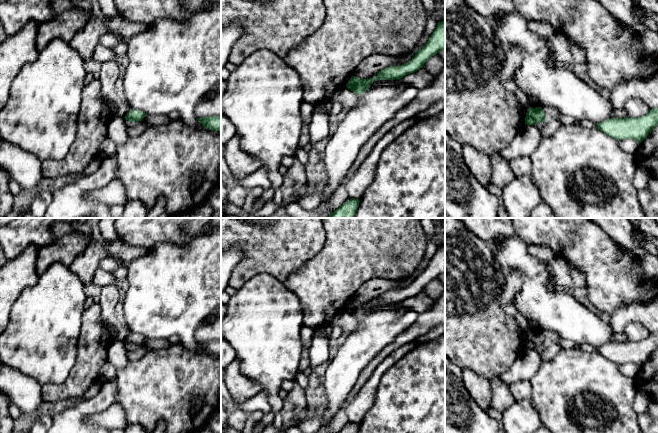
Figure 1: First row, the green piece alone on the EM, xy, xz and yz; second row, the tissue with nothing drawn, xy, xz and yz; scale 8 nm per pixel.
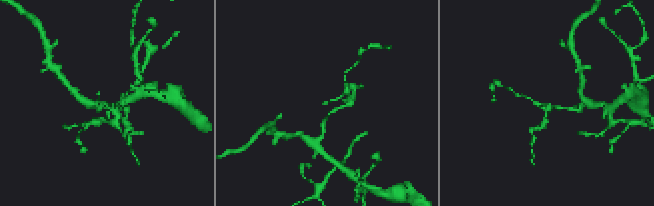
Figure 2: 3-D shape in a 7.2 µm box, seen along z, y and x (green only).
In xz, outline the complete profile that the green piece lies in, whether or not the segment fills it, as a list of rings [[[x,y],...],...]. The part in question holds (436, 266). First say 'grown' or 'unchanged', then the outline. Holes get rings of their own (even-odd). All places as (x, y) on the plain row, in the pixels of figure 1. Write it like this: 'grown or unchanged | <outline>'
unchanged | [[[445,244],[438,246],[436,253],[429,261],[427,267],[422,273],[416,274],[414,281],[410,285],[399,290],[387,291],[379,295],[373,303],[361,303],[352,300],[346,311],[357,319],[360,319],[368,314],[375,304],[399,304],[422,292],[429,282],[441,274],[445,274]]]

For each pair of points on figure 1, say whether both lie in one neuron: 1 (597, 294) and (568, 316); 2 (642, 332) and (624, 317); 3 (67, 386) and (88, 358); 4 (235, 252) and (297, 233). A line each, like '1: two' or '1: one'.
1: two
2: two
3: one
4: two

